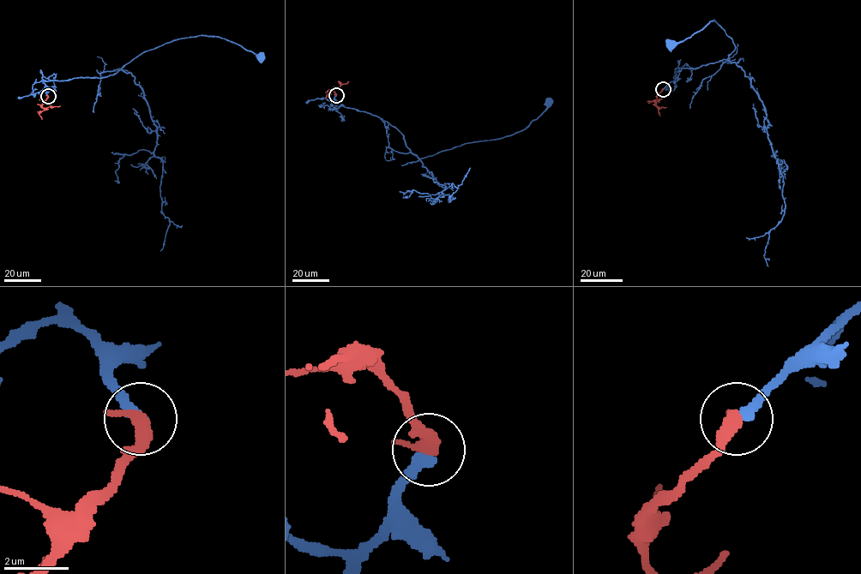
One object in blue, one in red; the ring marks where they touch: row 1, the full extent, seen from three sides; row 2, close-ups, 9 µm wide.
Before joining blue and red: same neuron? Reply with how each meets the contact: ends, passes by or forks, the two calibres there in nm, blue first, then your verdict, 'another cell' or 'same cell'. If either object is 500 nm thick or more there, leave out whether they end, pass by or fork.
calibres 360 and 500 nm; same cell

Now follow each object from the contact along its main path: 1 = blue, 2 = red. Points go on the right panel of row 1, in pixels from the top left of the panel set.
1: (663, 89), (679, 74), (675, 71), (726, 59), (735, 47), (731, 39), (714, 20), (690, 37), (672, 45)
2: (663, 89), (657, 95), (656, 103), (647, 100)

